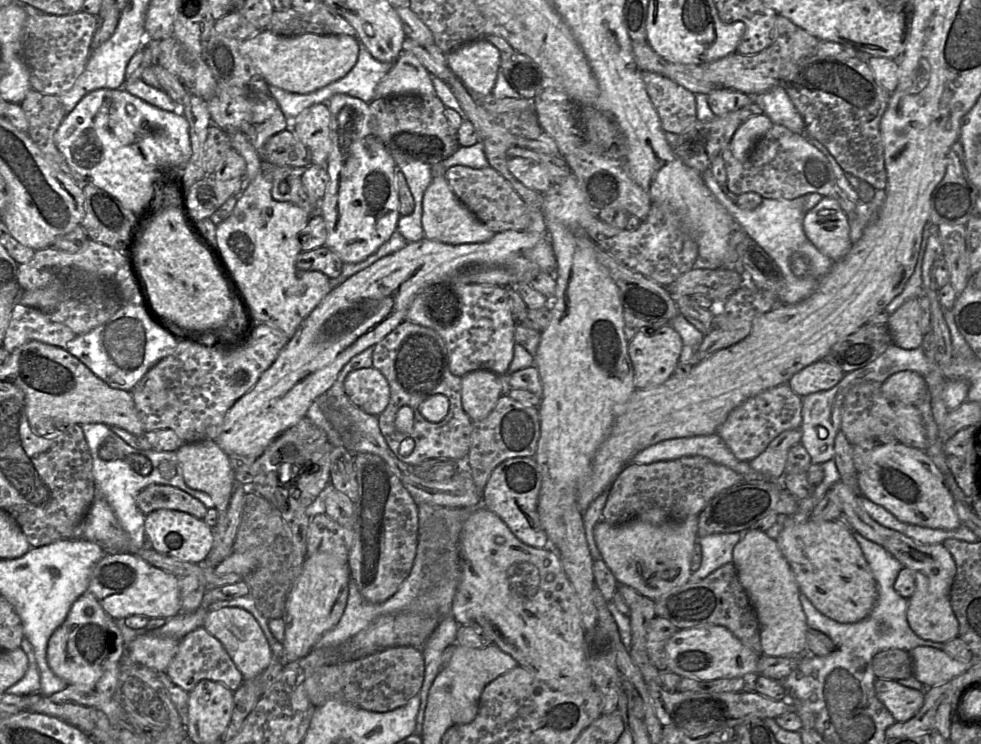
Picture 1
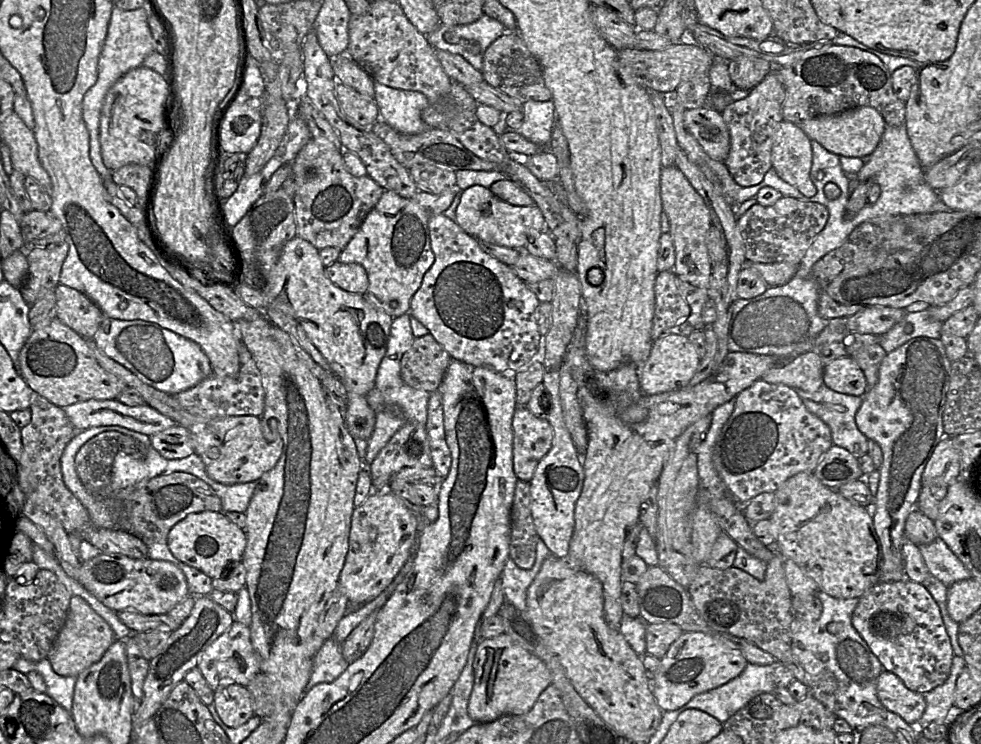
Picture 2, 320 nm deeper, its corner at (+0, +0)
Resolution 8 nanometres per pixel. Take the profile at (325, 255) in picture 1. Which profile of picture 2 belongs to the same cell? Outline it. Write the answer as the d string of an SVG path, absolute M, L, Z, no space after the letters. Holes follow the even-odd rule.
M336 261L326 266L324 271L333 284L347 292L364 295L368 289L367 272L360 264Z

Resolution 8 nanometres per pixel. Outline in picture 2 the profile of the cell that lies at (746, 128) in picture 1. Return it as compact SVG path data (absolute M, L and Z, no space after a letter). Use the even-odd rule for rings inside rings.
M782 121L775 132L771 152L772 169L803 195L812 197L816 188L810 180L811 139L796 125Z

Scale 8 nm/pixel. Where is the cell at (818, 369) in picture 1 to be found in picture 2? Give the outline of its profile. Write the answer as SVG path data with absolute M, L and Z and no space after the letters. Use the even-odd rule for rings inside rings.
M842 357L824 366L824 385L846 395L864 397L867 381L862 369L852 357Z

